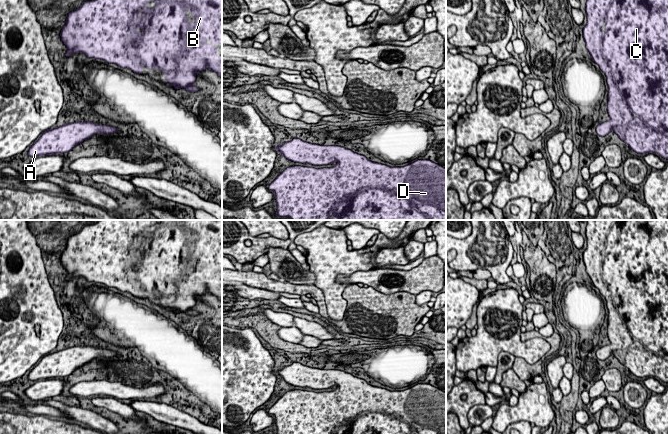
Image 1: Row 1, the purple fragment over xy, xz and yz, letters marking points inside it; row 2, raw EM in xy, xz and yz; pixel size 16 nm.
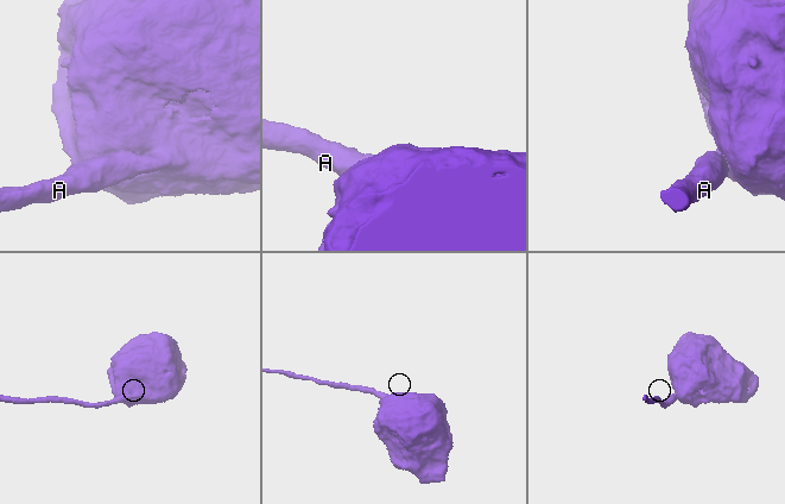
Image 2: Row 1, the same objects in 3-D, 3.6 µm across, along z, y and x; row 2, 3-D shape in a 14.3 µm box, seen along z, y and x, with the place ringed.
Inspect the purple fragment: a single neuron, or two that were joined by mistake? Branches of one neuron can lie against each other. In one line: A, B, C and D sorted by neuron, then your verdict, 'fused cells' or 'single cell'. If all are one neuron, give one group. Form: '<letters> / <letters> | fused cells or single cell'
A B C D | single cell

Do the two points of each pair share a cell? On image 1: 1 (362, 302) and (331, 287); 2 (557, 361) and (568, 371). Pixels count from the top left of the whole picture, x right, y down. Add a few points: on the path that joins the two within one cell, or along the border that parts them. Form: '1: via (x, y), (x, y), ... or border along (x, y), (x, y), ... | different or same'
1: border along (351, 283), (342, 293), (346, 301), (343, 316) | different
2: border along (566, 361), (563, 367), (563, 375) | different

